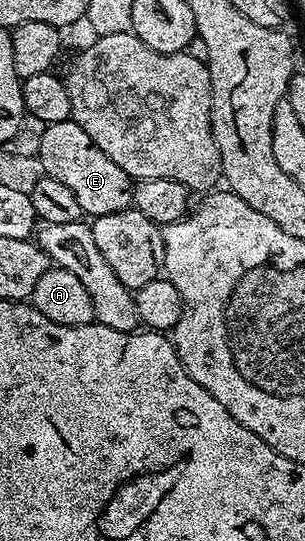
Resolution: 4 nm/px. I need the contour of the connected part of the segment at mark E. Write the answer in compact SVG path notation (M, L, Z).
M72 119L49 123L41 141L41 149L37 156L37 163L40 163L42 174L61 181L77 197L77 205L81 205L84 216L94 217L105 213L117 213L126 211L132 206L131 189L132 180L121 169L121 165L113 165L93 140L89 133L81 129Z

